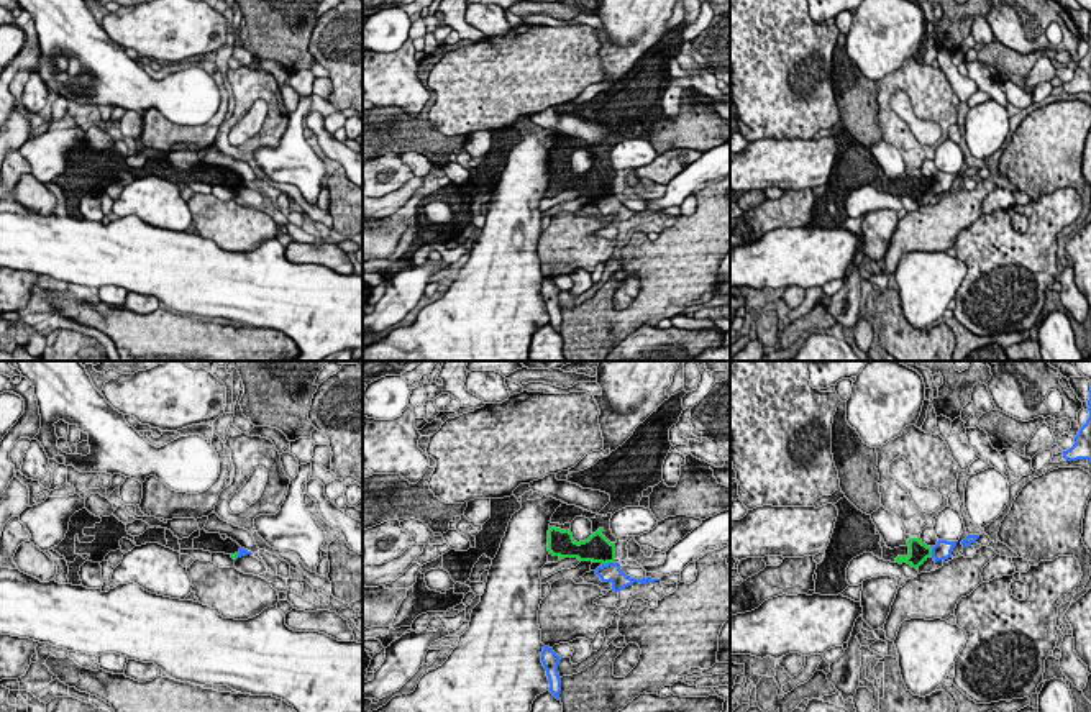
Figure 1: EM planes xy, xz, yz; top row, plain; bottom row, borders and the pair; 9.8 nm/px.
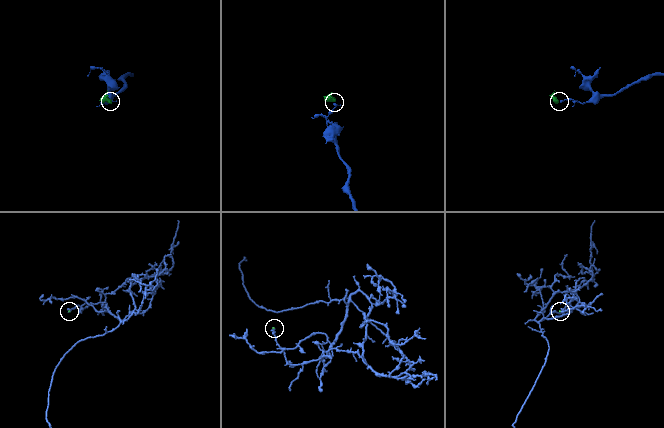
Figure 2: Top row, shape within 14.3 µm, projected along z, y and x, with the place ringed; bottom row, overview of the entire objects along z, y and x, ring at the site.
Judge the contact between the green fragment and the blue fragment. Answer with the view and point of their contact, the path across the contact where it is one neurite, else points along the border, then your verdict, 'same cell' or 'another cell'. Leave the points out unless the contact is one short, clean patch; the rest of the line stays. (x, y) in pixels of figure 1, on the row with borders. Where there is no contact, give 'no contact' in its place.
contact xz (607, 561); border xz (612, 561), (602, 565); another cell

